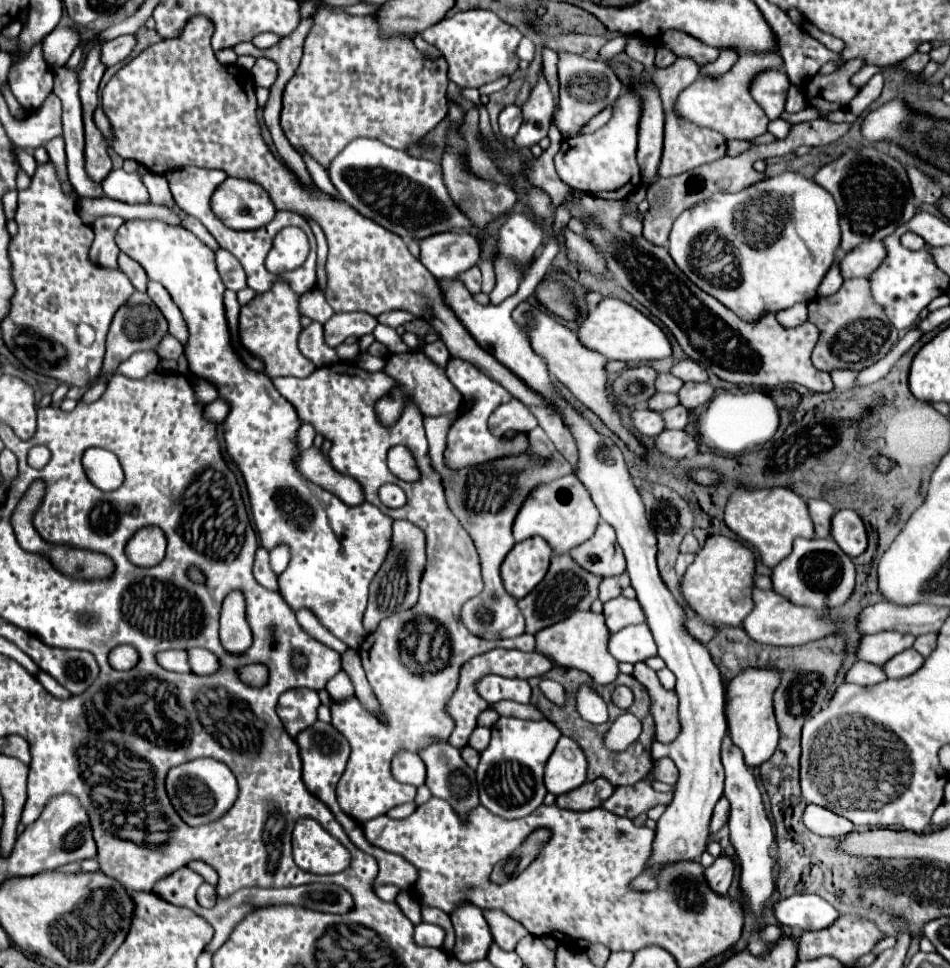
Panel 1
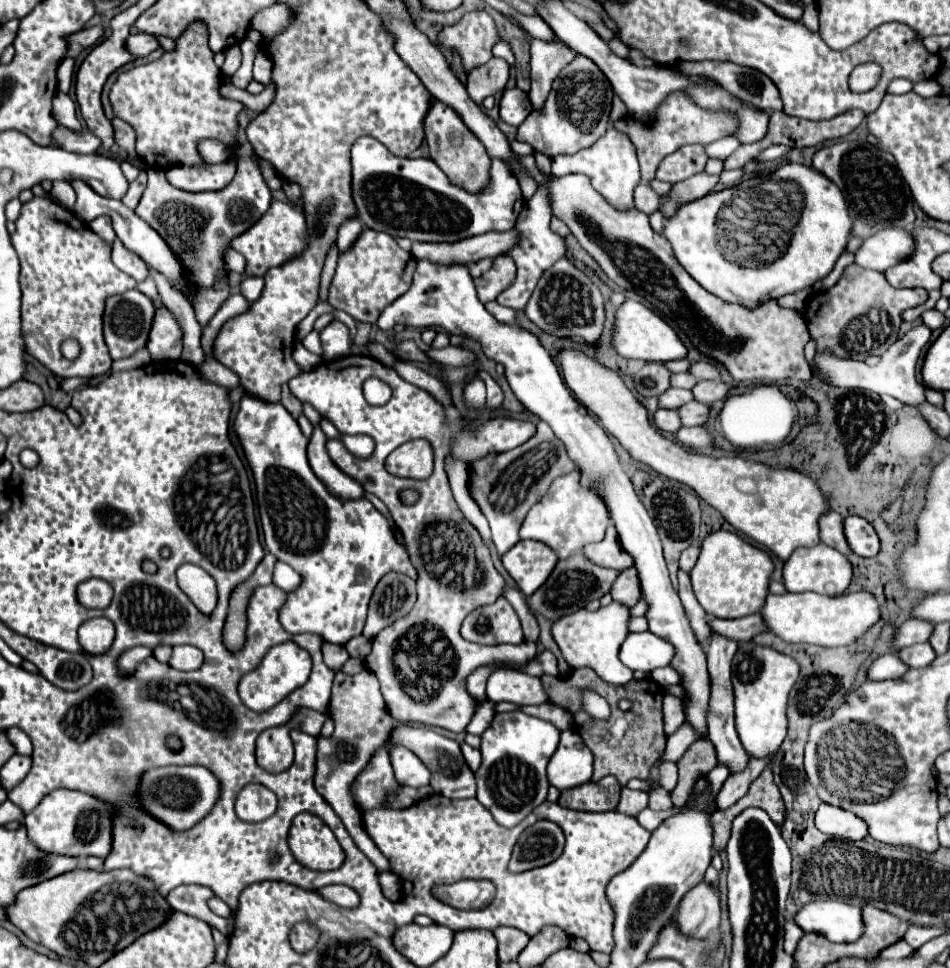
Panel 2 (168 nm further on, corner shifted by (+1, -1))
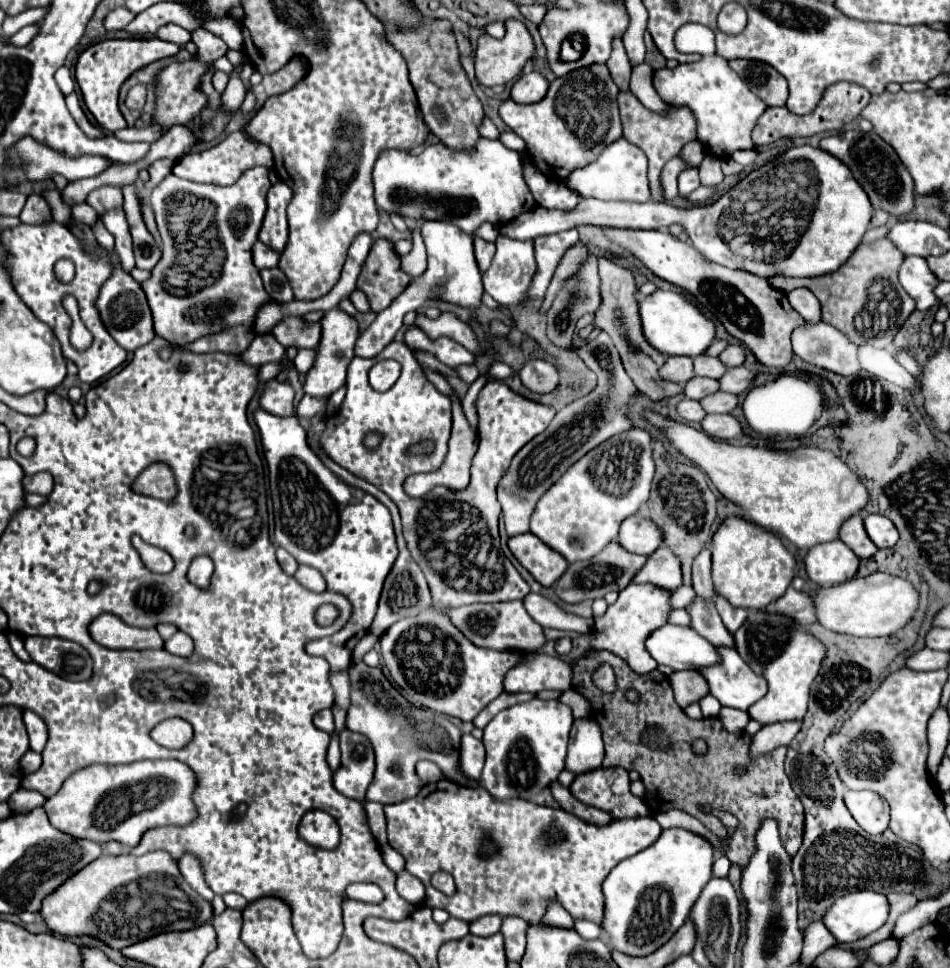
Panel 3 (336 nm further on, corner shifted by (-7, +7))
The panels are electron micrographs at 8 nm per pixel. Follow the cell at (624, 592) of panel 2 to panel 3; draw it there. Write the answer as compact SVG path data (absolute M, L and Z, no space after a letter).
M661 544L647 560L647 564L639 570L639 574L635 576L637 584L643 582L651 582L655 586L663 586L663 588L679 588L683 584L683 572L681 572L681 560L675 552L671 552L671 548L667 548L665 544Z

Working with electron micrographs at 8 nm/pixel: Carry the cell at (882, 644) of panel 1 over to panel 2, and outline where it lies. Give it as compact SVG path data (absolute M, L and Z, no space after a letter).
M907 620L903 622L895 636L893 636L893 642L891 642L891 648L893 650L901 650L901 648L907 648L911 644L917 644L917 642L927 642L929 636L931 636L931 630L933 630L933 624L925 624L923 620Z

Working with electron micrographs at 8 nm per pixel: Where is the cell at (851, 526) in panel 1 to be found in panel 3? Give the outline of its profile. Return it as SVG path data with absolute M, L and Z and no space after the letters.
M879 514L865 516L865 530L879 548L891 548L899 540L899 530L895 528L895 524Z

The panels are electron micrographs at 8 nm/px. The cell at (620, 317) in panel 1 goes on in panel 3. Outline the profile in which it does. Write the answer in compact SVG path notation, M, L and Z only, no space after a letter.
M657 290L655 294L639 302L639 312L641 312L643 334L655 348L667 348L663 350L667 356L691 356L693 358L693 356L703 354L715 340L713 320L703 312L697 300L691 298L689 294L675 292L675 290Z

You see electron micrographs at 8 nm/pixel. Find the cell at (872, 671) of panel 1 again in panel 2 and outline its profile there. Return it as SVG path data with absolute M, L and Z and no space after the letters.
M897 654L879 656L867 670L869 680L887 680L887 678L901 678L909 668L903 666Z

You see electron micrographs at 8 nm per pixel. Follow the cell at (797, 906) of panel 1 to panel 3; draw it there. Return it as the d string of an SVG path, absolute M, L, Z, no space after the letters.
M863 890L841 896L823 916L823 924L839 942L855 942L879 930L889 918L885 894Z

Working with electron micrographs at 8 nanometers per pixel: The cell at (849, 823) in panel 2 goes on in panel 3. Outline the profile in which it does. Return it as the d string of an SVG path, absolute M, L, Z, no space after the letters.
M863 790L863 792L847 792L845 800L847 800L847 808L853 812L857 824L867 834L877 836L887 830L889 804L887 804L887 800L883 800L883 796Z

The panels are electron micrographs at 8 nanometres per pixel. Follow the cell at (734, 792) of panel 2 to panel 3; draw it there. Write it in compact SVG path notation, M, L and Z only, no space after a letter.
M801 720L767 724L755 734L755 740L753 740L753 746L751 746L751 754L765 754L765 752L771 752L773 748L785 746L785 744L789 744L795 738L795 734L799 730L801 730Z

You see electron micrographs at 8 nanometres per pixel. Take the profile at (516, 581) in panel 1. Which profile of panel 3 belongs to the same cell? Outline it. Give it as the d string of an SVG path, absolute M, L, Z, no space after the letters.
M531 532L509 538L509 548L521 566L527 568L531 576L543 586L553 586L569 566L559 552L551 550Z

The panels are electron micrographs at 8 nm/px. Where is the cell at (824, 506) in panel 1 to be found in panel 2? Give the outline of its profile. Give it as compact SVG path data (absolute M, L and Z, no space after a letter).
M827 510L821 518L819 518L819 534L821 534L821 542L839 550L841 554L849 554L851 550L847 548L847 540L843 536L843 516Z

